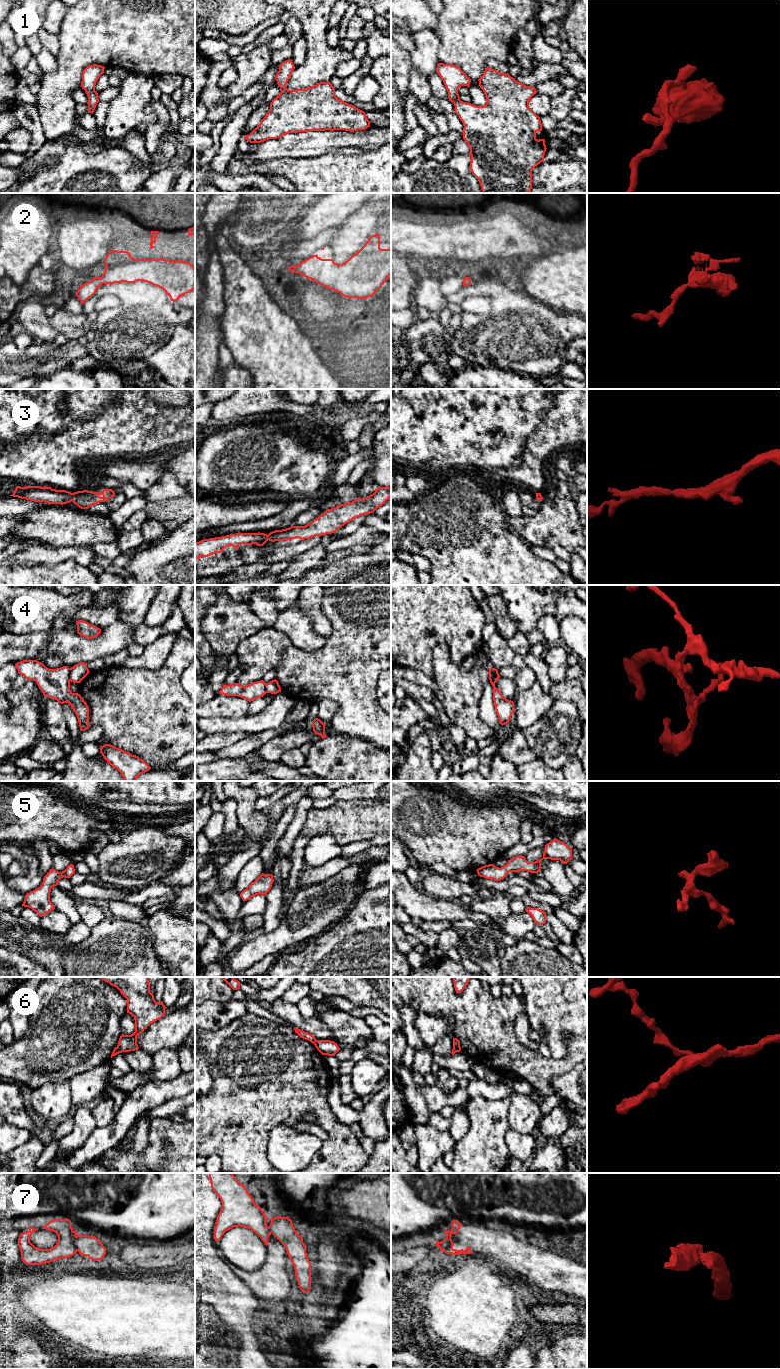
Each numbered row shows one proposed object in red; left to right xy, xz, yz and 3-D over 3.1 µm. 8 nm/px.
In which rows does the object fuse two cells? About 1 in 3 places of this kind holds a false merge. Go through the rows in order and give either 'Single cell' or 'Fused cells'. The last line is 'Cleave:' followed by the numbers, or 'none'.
1: Single cell
2: Single cell
3: Single cell
4: Fused cells
5: Single cell
6: Fused cells
7: Fused cells
Cleave: 4, 6, 7

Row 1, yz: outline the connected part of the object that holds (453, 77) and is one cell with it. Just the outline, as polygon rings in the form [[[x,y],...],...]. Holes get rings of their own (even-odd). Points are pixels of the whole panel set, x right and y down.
[[[438,63],[436,72],[439,74],[448,91],[448,98],[455,106],[455,113],[462,121],[463,139],[470,147],[470,170],[478,179],[482,193],[529,193],[532,189],[532,170],[544,161],[546,152],[545,139],[537,139],[536,132],[542,131],[540,117],[530,108],[529,101],[537,93],[535,87],[526,86],[508,73],[504,74],[492,68],[486,67],[484,74],[480,77],[479,86],[486,97],[484,106],[476,106],[460,100],[458,89],[461,86],[470,86],[471,79],[460,67],[452,64]]]

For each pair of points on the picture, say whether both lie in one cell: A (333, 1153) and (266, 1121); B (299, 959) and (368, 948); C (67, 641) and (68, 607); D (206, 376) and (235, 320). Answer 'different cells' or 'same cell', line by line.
A: same cell
B: same cell
C: different cells
D: different cells

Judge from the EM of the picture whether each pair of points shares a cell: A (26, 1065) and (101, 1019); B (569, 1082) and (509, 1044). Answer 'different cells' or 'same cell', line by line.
A: same cell
B: different cells

